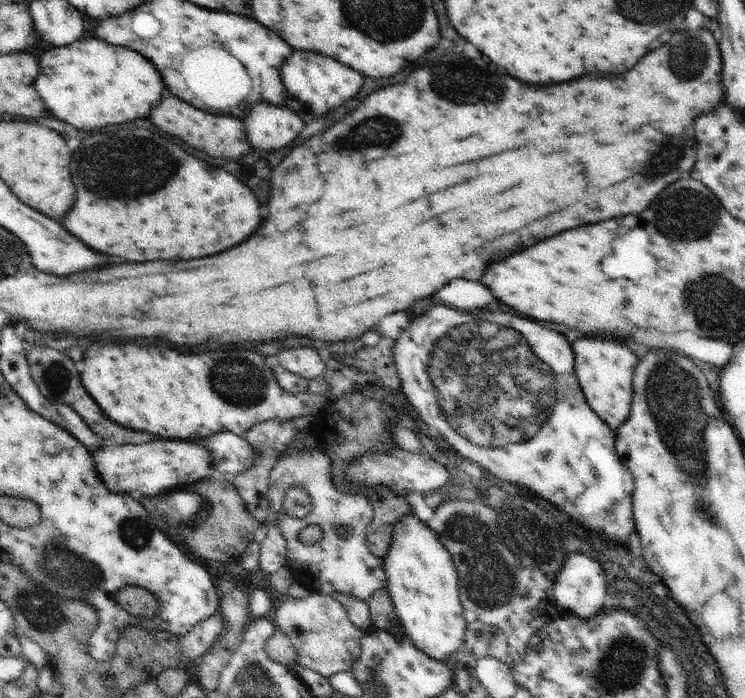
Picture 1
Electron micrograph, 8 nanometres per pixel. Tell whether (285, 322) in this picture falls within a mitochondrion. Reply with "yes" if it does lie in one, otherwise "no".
no

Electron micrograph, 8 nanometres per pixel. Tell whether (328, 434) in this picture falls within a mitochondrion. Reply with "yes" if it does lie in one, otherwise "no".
yes

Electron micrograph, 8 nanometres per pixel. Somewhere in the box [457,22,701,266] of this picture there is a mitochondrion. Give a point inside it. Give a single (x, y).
(661, 160)

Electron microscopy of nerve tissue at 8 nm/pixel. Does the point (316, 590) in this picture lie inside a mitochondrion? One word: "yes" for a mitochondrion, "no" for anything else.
no

